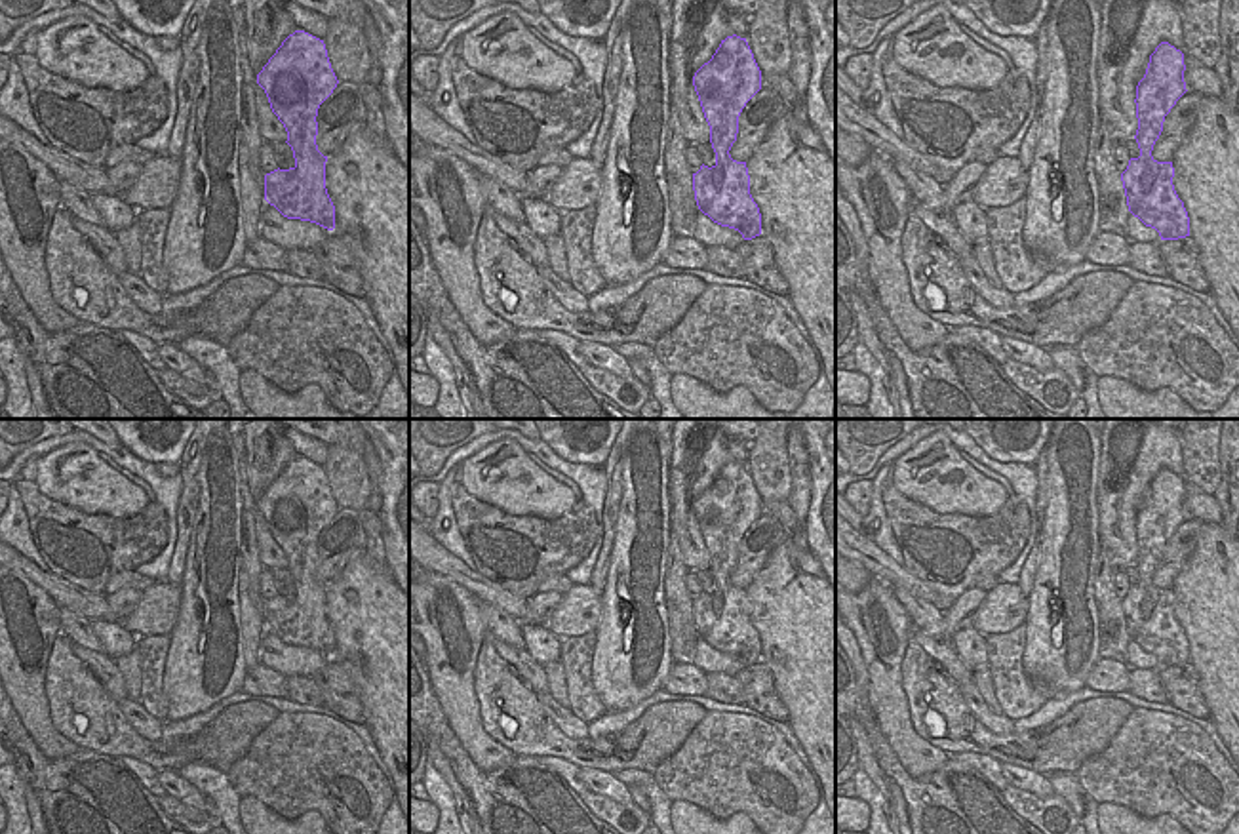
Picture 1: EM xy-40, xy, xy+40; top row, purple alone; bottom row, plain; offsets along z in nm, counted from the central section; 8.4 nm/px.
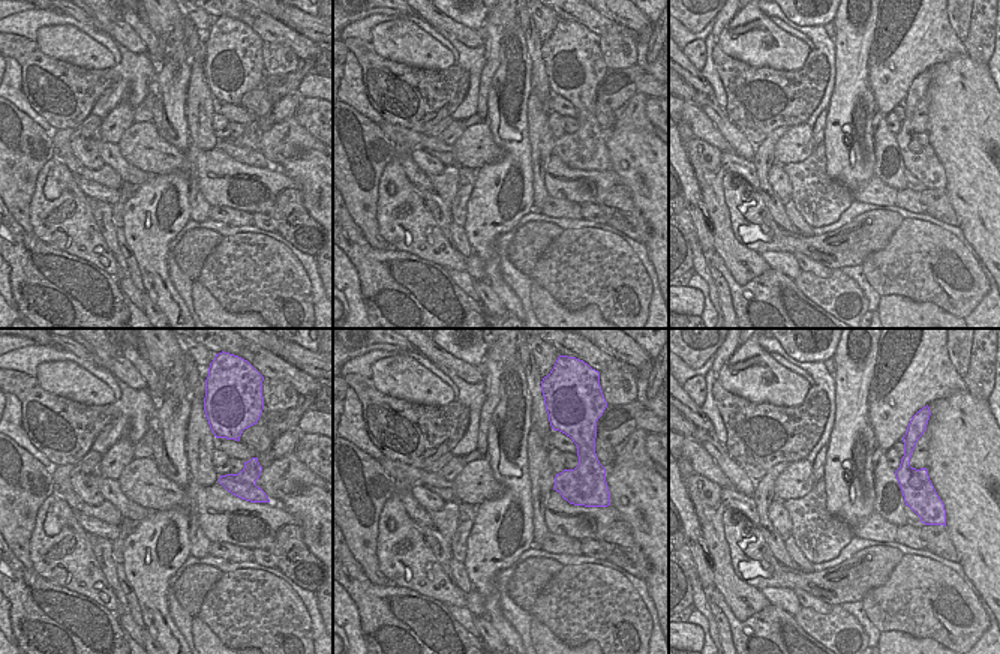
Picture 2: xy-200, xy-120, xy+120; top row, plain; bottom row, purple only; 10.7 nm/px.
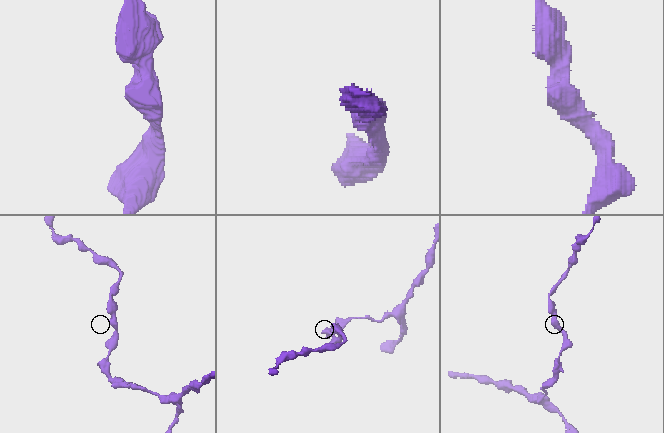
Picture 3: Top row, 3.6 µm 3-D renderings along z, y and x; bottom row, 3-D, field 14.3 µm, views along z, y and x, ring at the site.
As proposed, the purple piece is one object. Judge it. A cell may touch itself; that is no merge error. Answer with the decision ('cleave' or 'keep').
keep

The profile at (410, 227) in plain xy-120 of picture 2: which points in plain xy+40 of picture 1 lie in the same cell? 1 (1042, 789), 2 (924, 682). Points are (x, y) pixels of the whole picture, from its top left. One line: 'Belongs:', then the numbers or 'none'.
Belongs: 2

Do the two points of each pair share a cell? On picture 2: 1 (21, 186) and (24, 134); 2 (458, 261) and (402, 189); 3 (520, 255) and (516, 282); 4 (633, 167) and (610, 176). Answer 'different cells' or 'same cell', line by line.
1: same cell
2: same cell
3: different cells
4: different cells

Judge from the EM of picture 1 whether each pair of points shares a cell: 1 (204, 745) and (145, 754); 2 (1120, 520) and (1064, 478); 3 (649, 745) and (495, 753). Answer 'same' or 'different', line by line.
1: same
2: different
3: different

